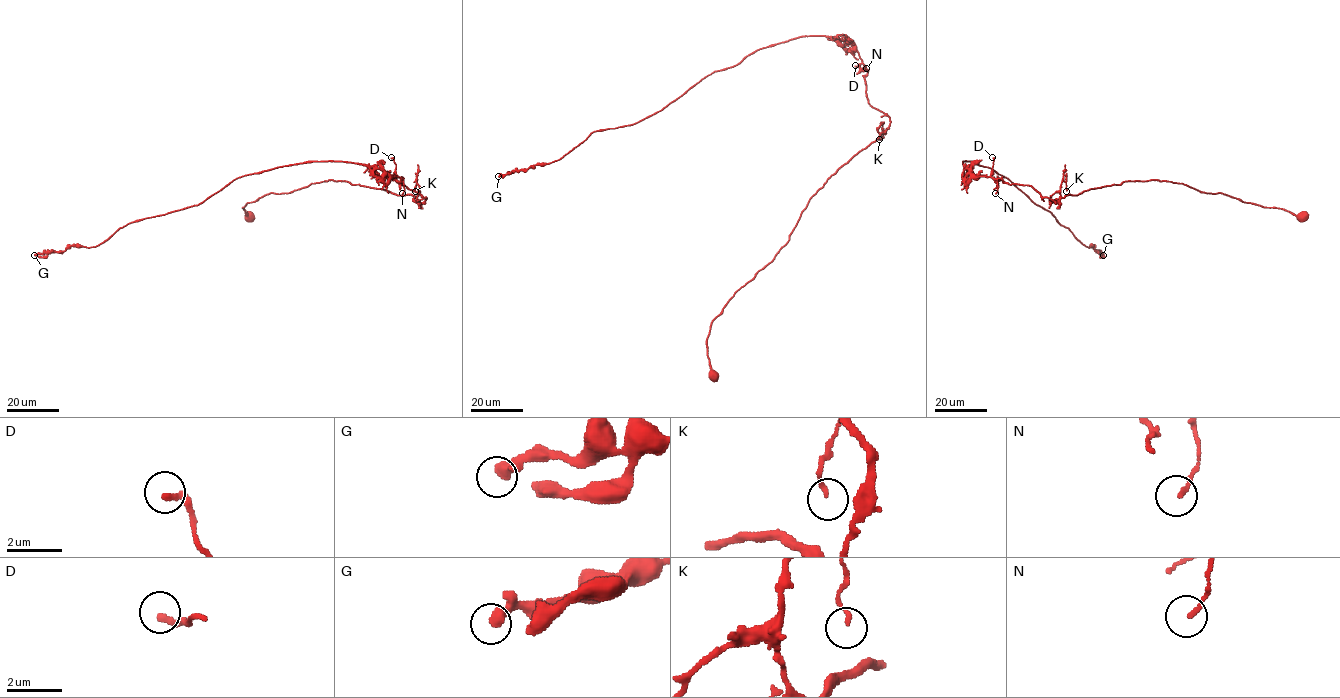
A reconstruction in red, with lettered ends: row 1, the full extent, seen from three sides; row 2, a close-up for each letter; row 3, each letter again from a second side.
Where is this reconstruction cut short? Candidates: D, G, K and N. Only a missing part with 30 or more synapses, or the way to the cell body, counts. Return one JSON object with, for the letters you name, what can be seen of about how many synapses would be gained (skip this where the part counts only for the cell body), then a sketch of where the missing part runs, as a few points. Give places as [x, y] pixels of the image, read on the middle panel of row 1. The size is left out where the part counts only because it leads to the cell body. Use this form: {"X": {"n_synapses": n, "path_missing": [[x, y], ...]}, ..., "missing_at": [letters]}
{"missing_at": []}

